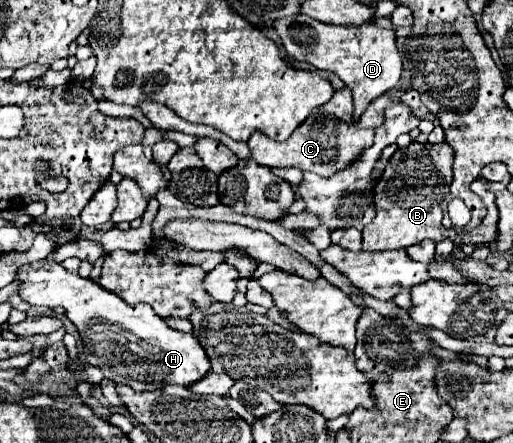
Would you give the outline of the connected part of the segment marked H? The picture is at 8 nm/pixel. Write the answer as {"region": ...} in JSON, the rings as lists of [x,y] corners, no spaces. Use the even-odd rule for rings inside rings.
{"region":[[[35,260],[35,262],[29,262],[29,264],[23,264],[23,266],[19,266],[19,270],[17,270],[17,280],[21,282],[21,286],[19,286],[19,296],[27,302],[27,304],[31,304],[31,306],[63,306],[65,310],[67,310],[67,318],[77,326],[77,330],[79,330],[79,334],[81,334],[81,340],[83,340],[83,354],[85,354],[85,360],[91,364],[91,366],[97,366],[107,378],[111,378],[113,382],[121,382],[121,384],[127,384],[127,386],[131,386],[133,390],[155,390],[155,388],[161,388],[161,386],[167,386],[167,384],[179,384],[179,386],[191,386],[193,382],[199,382],[209,370],[211,370],[211,364],[209,364],[209,358],[207,358],[207,354],[205,354],[205,350],[199,346],[199,340],[193,336],[193,334],[185,334],[185,332],[177,332],[177,330],[173,330],[173,328],[169,328],[167,324],[165,324],[165,320],[163,318],[159,318],[155,312],[153,312],[153,308],[151,306],[147,306],[147,304],[135,304],[135,306],[131,306],[131,304],[127,304],[127,302],[123,302],[117,294],[111,294],[109,290],[103,290],[103,288],[99,288],[97,286],[97,282],[93,282],[93,280],[89,280],[89,278],[81,278],[79,274],[71,274],[71,272],[67,272],[61,264],[55,264],[55,262],[49,262],[49,260]]]}

